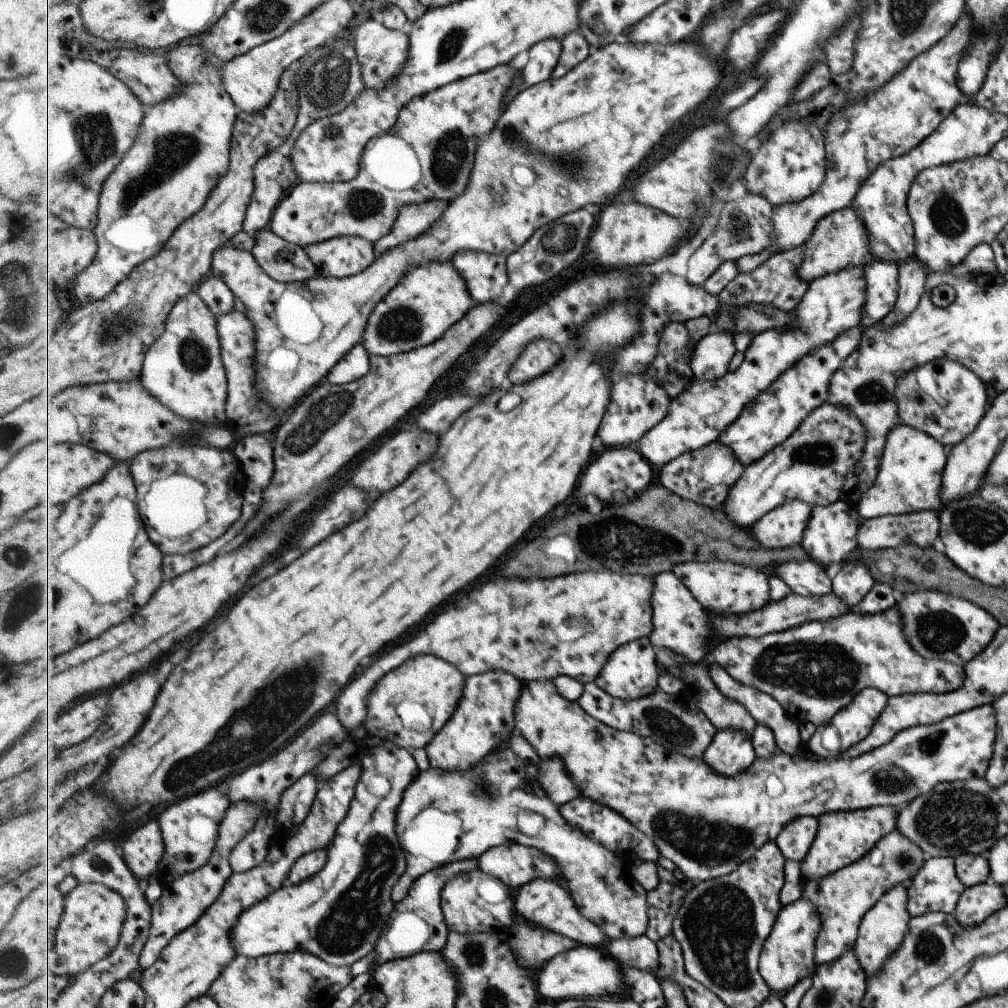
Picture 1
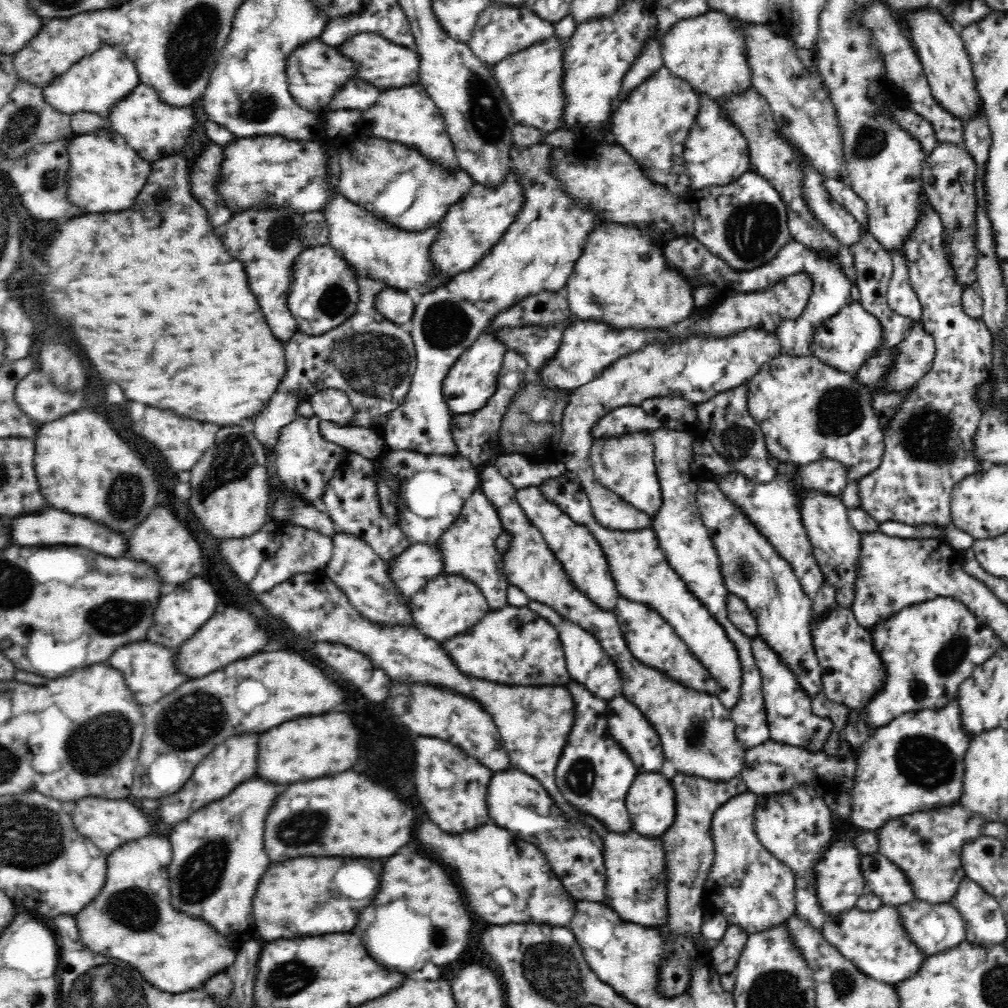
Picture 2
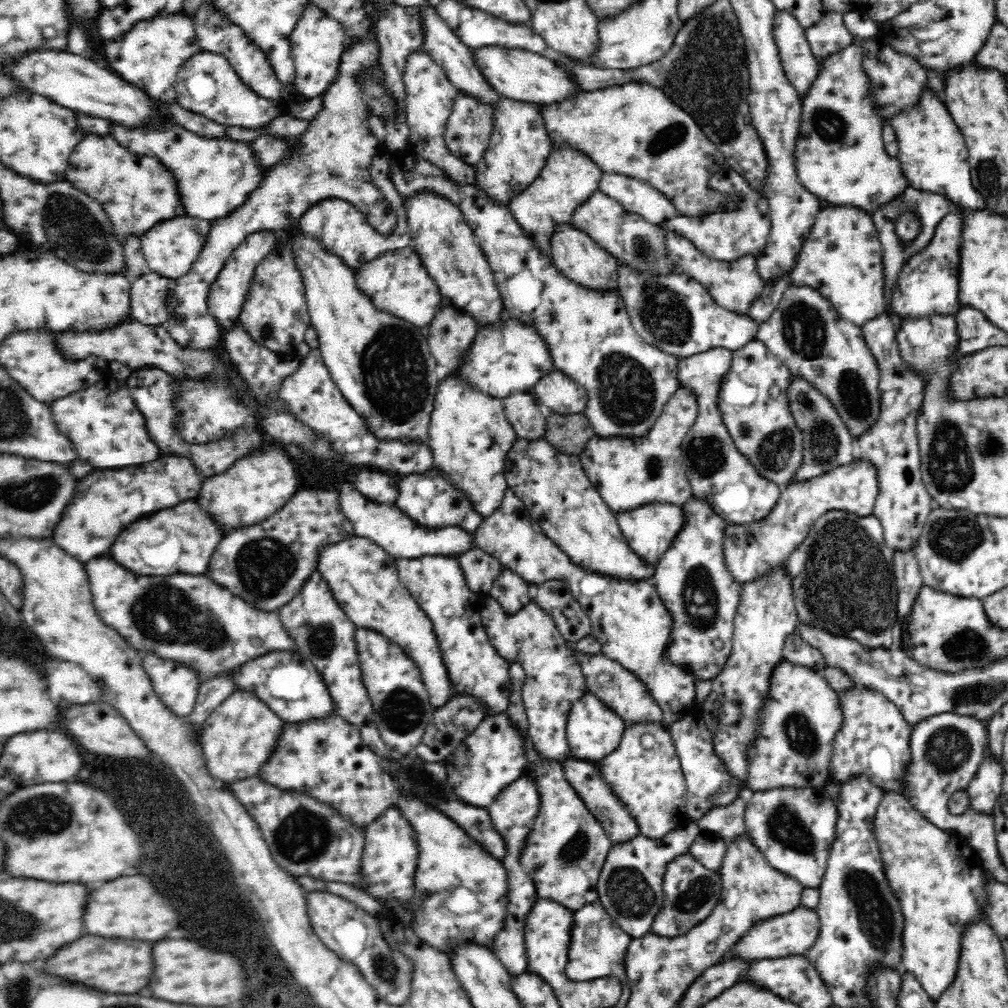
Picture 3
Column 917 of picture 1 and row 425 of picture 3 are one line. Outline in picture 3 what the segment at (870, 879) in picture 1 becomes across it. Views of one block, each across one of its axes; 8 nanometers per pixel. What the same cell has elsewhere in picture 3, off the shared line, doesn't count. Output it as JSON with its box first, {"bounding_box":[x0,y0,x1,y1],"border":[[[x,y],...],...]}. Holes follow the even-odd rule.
{"bounding_box":[757,284,880,440],"border":[[[790,284],[773,313],[759,324],[757,339],[768,346],[791,374],[813,382],[842,415],[855,440],[876,422],[880,408],[876,361],[864,342],[861,328],[840,318],[820,291]]]}

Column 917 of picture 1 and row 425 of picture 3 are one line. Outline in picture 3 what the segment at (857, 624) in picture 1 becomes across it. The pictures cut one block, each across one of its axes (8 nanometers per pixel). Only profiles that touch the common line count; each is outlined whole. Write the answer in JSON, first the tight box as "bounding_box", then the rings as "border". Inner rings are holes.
{"bounding_box":[578,388,698,517],"border":[[[679,388],[666,404],[654,429],[644,439],[602,439],[592,436],[578,455],[588,480],[617,517],[650,504],[686,505],[693,495],[681,466],[682,443],[696,423],[698,402],[692,391]]]}

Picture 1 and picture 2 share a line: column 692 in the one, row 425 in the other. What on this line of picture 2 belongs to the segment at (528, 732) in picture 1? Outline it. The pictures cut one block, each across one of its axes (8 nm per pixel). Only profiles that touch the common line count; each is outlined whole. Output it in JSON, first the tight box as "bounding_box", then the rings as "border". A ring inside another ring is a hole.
{"bounding_box":[747,351,883,480],"border":[[[783,351],[779,358],[765,363],[747,384],[747,412],[762,430],[767,460],[801,466],[822,459],[834,459],[846,465],[848,480],[860,479],[878,468],[883,457],[883,431],[869,403],[870,391],[856,385],[854,377],[822,363],[814,355],[794,357]]]}

